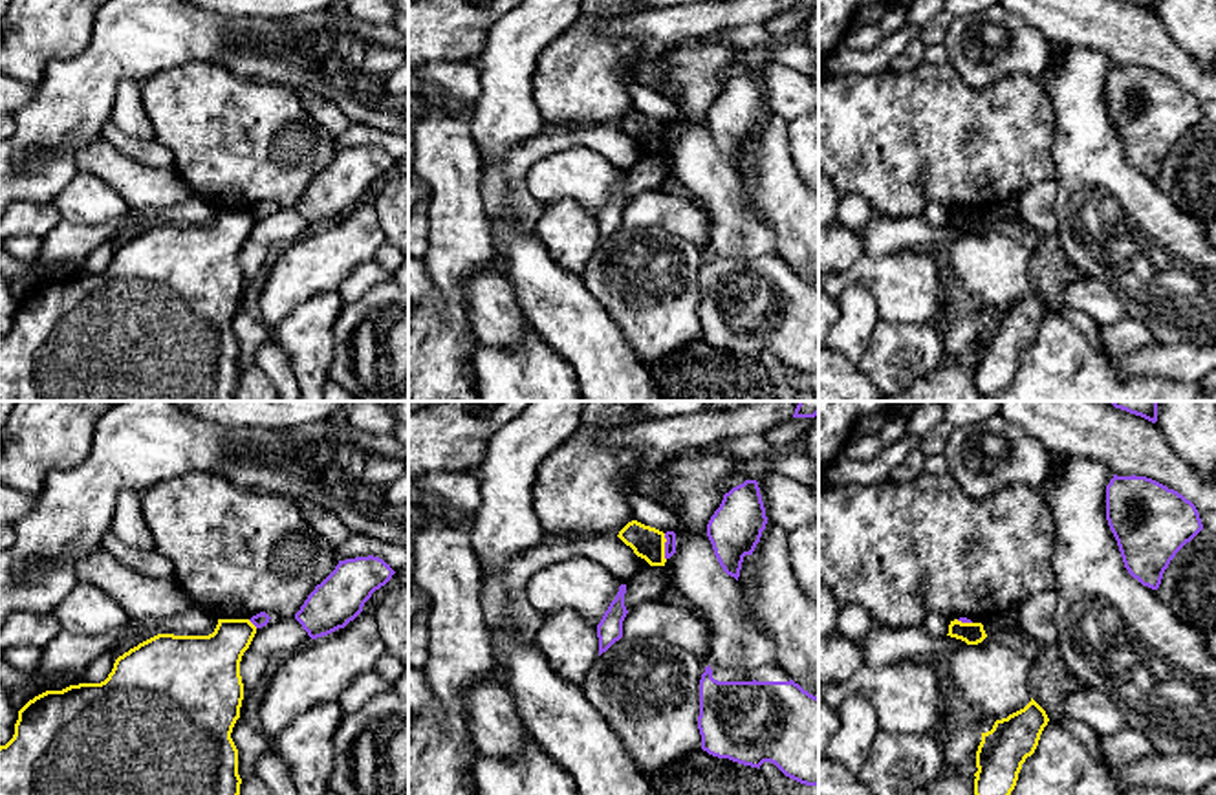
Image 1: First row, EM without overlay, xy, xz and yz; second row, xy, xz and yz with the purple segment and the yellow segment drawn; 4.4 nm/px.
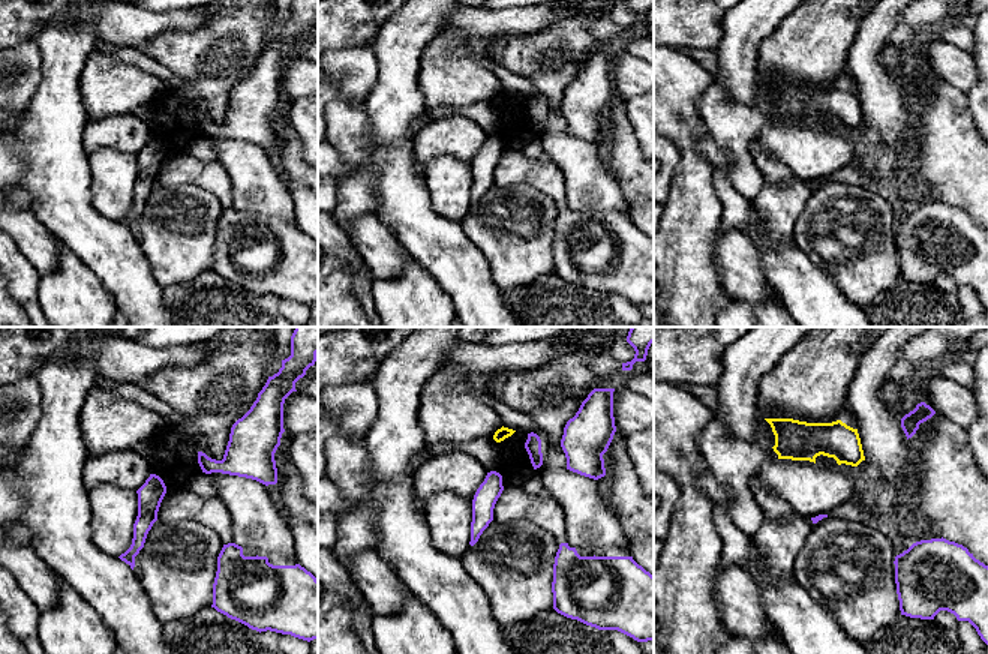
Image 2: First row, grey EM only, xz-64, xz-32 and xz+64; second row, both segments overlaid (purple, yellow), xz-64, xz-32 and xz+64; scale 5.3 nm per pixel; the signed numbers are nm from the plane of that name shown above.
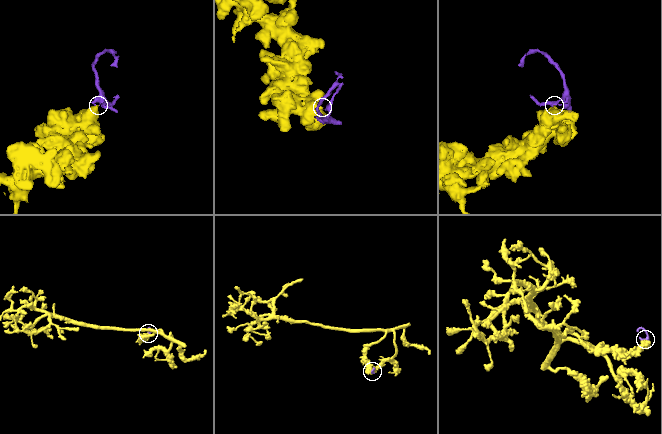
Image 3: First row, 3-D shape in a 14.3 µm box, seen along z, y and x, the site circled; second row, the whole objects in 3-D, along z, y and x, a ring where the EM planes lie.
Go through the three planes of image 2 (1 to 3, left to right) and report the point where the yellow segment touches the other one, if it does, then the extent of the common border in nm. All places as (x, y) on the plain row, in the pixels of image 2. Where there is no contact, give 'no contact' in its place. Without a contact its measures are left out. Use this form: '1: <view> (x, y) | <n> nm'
1: no contact
2: no contact
3: no contact

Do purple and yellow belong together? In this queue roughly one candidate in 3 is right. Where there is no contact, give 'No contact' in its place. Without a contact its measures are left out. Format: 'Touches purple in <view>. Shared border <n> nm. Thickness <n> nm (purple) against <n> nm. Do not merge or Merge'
Touches purple in xz. Shared border 120 nm. Thickness 50 nm (purple) against 140 nm. Do not merge

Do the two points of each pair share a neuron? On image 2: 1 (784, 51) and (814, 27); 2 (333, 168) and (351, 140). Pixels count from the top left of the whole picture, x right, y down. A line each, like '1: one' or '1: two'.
1: one
2: two

